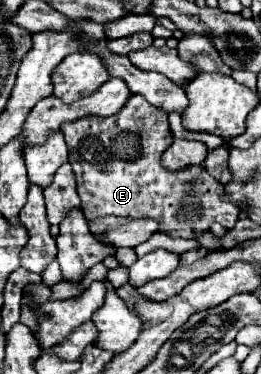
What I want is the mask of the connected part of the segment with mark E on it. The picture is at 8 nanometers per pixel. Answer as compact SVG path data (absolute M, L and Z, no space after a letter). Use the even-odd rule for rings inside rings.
M134 94L122 110L112 116L84 116L74 122L62 124L62 132L70 152L70 164L76 174L78 194L82 200L82 212L88 220L104 216L124 216L124 218L152 218L160 222L160 230L174 238L202 236L210 230L214 222L224 228L234 228L238 222L240 208L230 202L224 186L214 180L204 166L190 166L184 170L168 170L162 166L162 152L172 144L172 134L168 128L168 114L154 108L146 98Z

